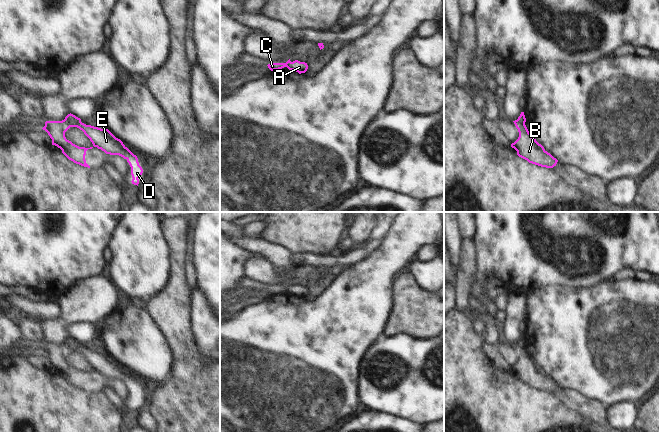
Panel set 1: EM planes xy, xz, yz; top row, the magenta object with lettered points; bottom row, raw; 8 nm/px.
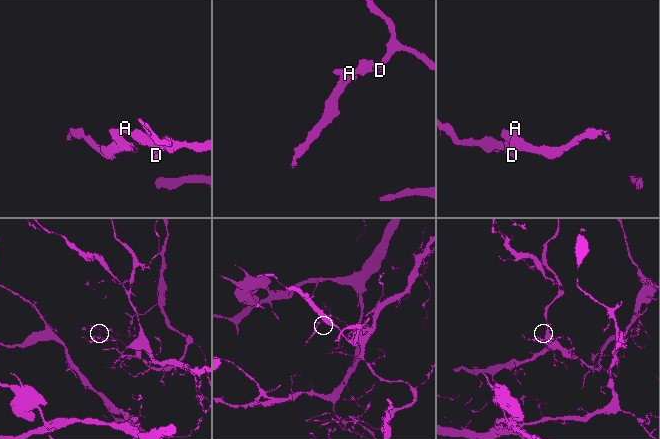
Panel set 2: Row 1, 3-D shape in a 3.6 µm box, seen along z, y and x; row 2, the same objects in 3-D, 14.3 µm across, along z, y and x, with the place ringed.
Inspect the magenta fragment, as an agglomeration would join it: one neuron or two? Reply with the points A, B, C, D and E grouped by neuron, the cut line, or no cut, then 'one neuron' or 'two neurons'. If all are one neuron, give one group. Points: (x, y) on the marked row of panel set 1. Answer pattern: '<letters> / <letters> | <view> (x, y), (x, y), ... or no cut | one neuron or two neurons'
A D E / B C | xy (64, 119), (70, 126) | two neurons

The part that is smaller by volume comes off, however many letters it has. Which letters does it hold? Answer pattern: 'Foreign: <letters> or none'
Foreign: B, C

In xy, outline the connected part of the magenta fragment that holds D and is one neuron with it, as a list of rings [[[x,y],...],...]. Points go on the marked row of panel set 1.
[[[68,114],[65,119],[70,127],[77,127],[84,132],[90,139],[94,147],[101,149],[106,154],[119,155],[127,160],[131,167],[132,184],[139,184],[139,177],[143,173],[142,167],[139,165],[138,158],[134,155],[123,142],[116,138],[108,129],[101,129],[81,122],[81,119],[73,114]]]

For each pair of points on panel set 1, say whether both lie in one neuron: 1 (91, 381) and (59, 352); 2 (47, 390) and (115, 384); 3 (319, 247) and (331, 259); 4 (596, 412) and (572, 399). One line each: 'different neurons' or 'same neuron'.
1: same neuron
2: different neurons
3: different neurons
4: same neuron

